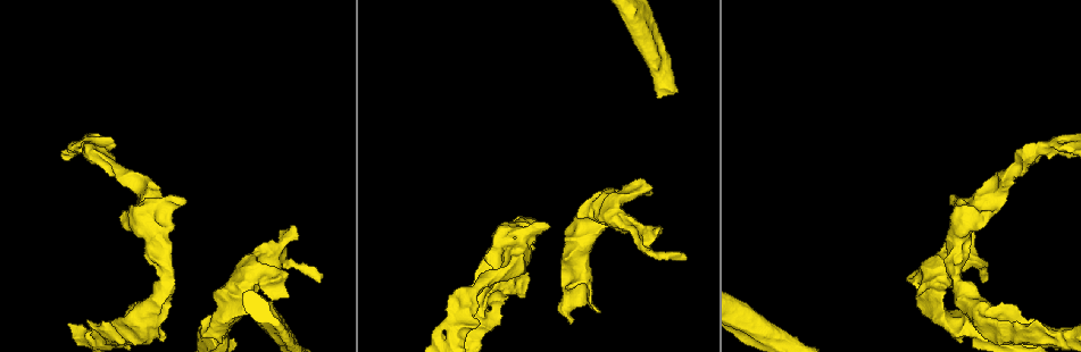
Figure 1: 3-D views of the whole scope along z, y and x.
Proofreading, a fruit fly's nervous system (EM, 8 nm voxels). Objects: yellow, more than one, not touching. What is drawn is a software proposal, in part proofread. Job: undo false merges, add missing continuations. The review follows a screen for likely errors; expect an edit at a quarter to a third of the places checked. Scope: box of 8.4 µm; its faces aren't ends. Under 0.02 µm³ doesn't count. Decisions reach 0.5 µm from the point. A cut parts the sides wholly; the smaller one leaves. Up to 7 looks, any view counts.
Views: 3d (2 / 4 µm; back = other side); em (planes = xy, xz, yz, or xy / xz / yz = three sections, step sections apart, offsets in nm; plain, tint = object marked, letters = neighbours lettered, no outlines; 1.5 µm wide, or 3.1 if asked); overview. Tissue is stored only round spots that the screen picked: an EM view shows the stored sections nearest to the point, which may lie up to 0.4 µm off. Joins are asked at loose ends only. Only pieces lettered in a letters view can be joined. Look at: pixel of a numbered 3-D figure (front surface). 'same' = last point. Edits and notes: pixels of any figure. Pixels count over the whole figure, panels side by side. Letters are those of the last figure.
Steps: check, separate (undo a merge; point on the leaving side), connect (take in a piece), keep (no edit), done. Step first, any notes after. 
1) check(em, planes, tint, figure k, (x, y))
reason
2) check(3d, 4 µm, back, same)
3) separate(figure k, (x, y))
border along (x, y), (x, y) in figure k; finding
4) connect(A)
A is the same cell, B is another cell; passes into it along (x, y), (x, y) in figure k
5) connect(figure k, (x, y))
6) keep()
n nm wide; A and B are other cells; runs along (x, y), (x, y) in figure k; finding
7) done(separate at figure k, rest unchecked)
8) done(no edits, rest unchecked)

check(em, planes, letters, figure 1, (1038, 334))
sudden change in width

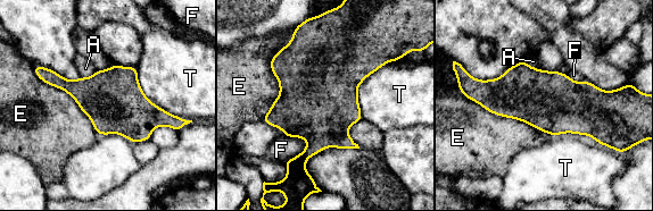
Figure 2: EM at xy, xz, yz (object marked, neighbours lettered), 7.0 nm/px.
keep()
420 nm wide; A, E, F and T are other cells; border along (295, 28), (261, 120) in figure 2; one neuron here

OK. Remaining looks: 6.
check(em, yz, step 8, tint, figure 1, (111, 163))
abrupt turn

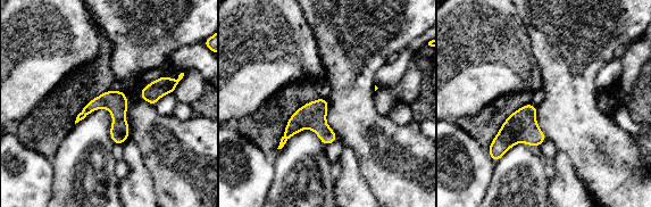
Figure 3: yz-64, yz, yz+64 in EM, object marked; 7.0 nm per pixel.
check(em, yz, step 8, letters, same)
what lies round it

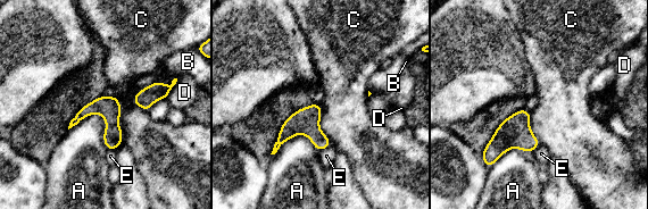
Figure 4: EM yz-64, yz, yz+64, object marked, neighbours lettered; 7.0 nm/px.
keep()
A, B, C, D and E are other cells; border along (114, 94), (119, 101), (122, 142) in figure 4; all the same neuron

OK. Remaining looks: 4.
check(3d, 4 µm, figure 1, (631, 224))

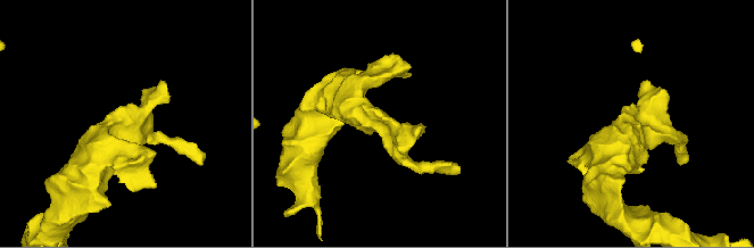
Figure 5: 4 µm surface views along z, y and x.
check(em, planes, letters, figure 5, (382, 115))
now the EM

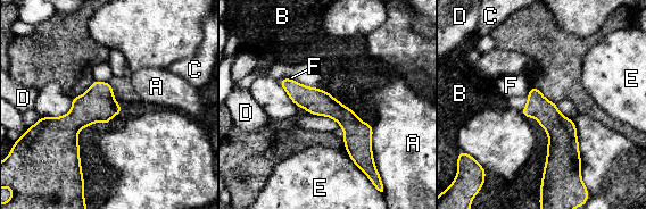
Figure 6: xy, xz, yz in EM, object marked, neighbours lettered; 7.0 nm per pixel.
keep()
A touches over 280 nm; A, B, C, D, E and F are other cells; border along (531, 85), (527, 93) in figure 6; none of them fits

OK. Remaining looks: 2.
done(no edits, rest unchecked)

